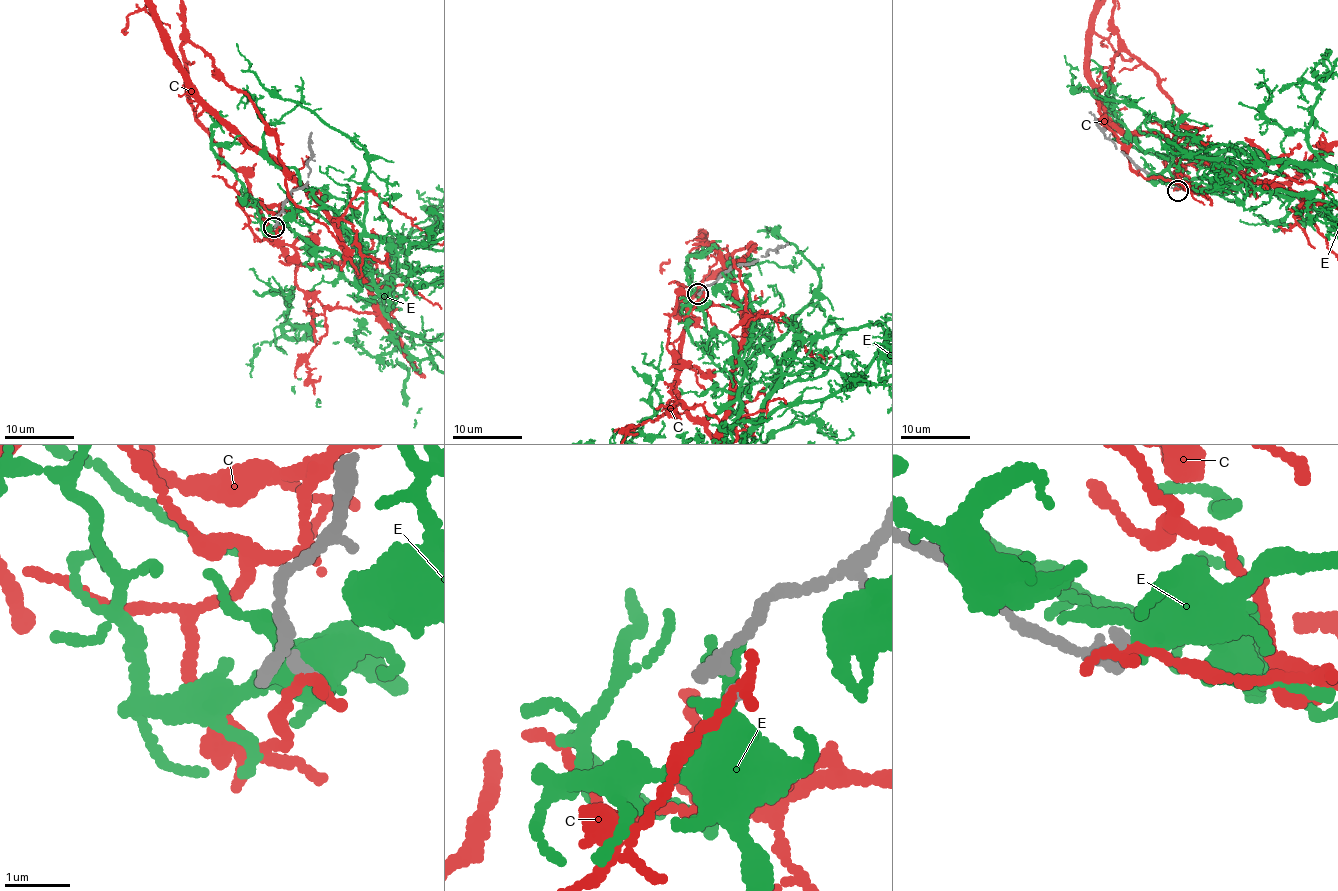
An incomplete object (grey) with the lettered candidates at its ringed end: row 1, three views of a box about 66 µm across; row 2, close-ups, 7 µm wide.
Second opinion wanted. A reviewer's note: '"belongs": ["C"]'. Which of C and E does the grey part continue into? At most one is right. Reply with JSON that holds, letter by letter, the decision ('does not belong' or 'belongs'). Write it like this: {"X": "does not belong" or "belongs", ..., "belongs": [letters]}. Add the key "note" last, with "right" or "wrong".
{"C": "does not belong", "E": "does not belong", "belongs": [], "note": "wrong"}

